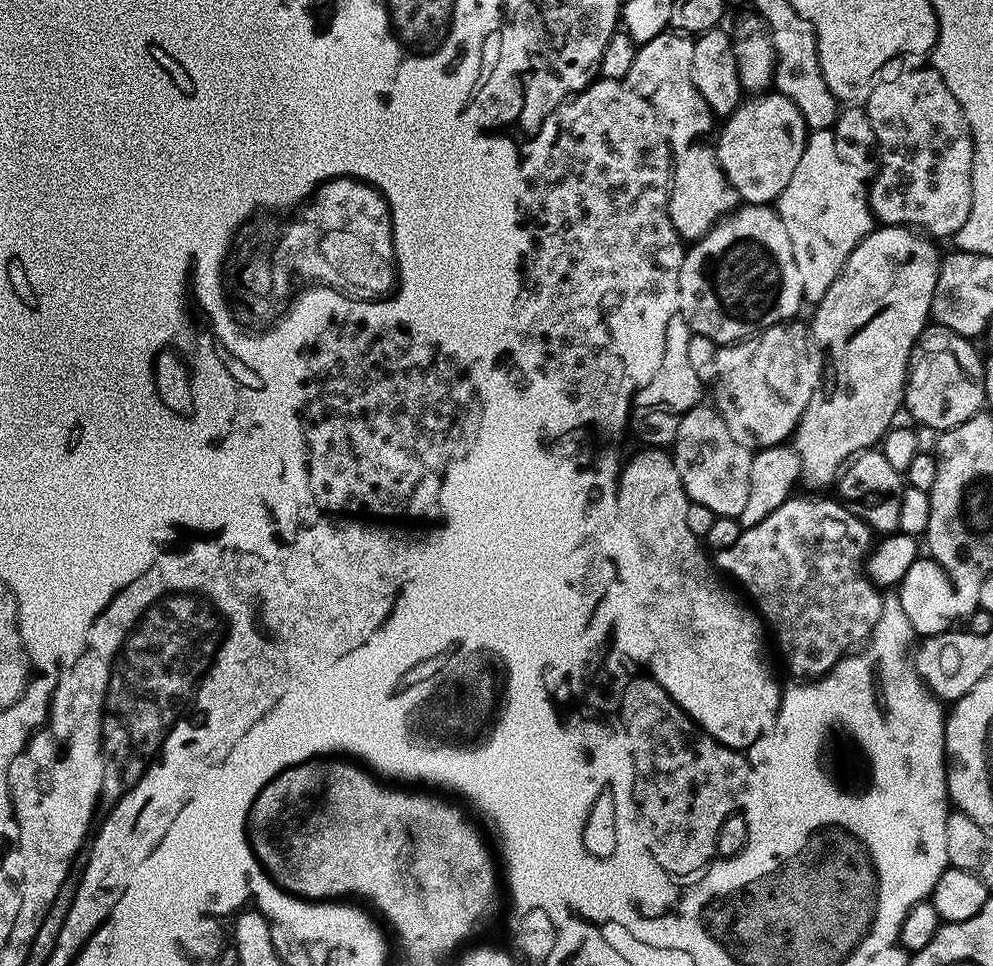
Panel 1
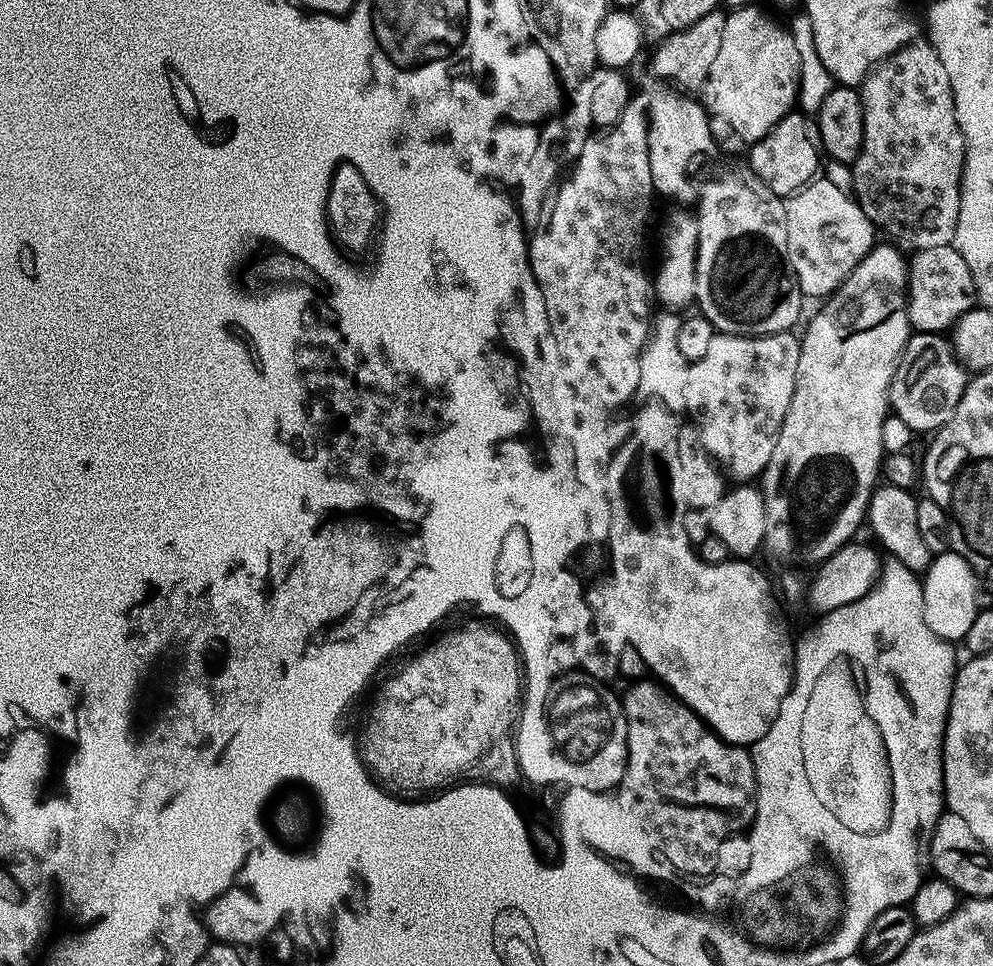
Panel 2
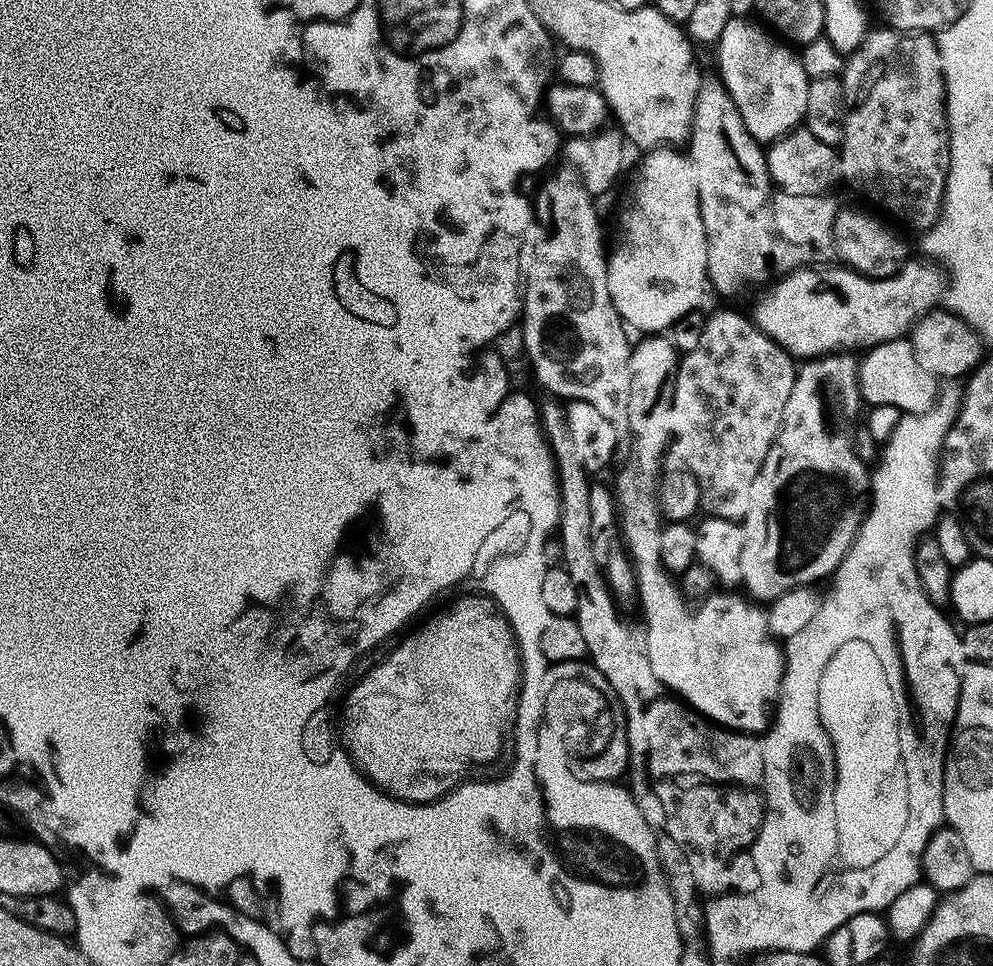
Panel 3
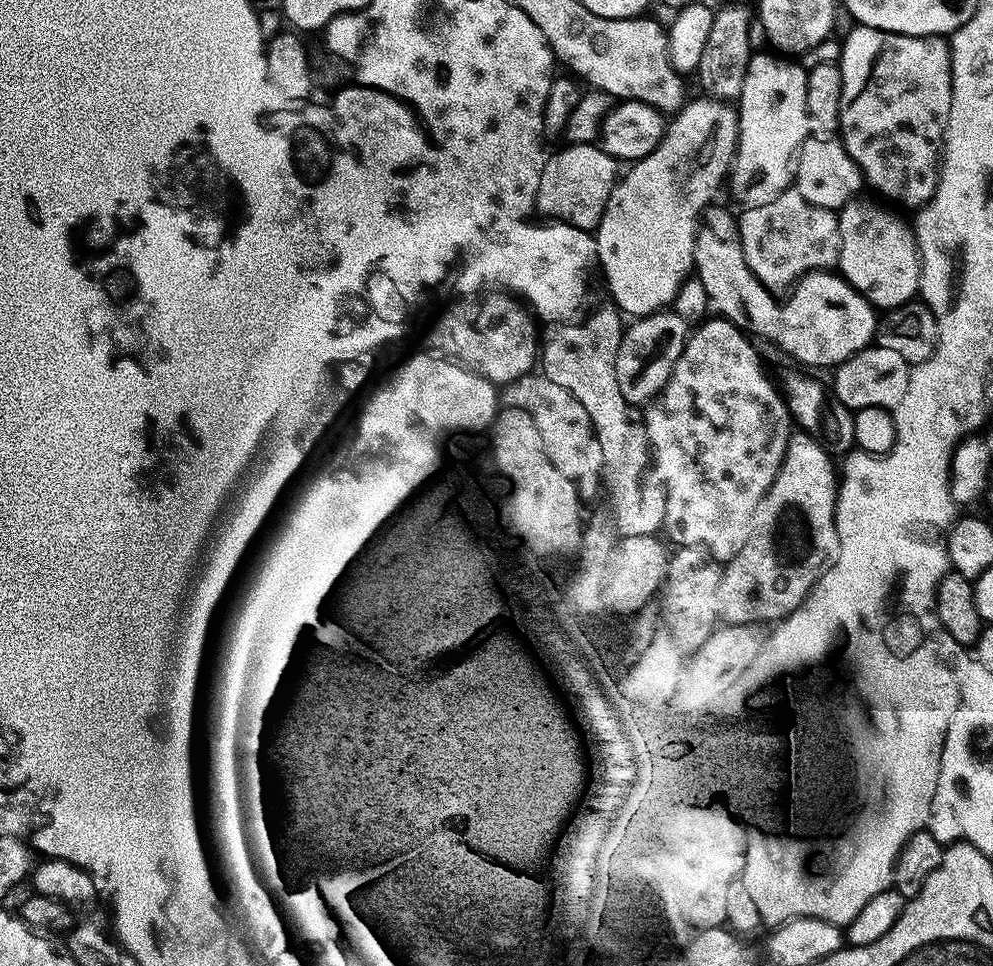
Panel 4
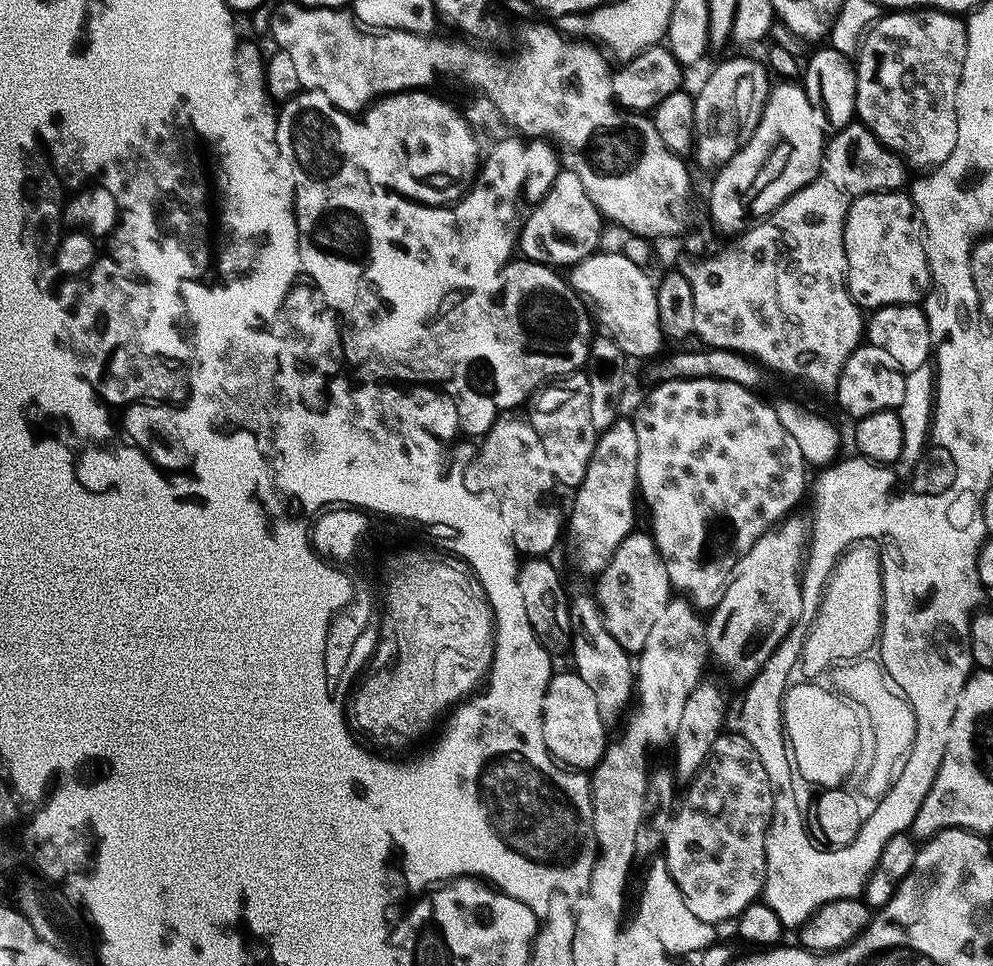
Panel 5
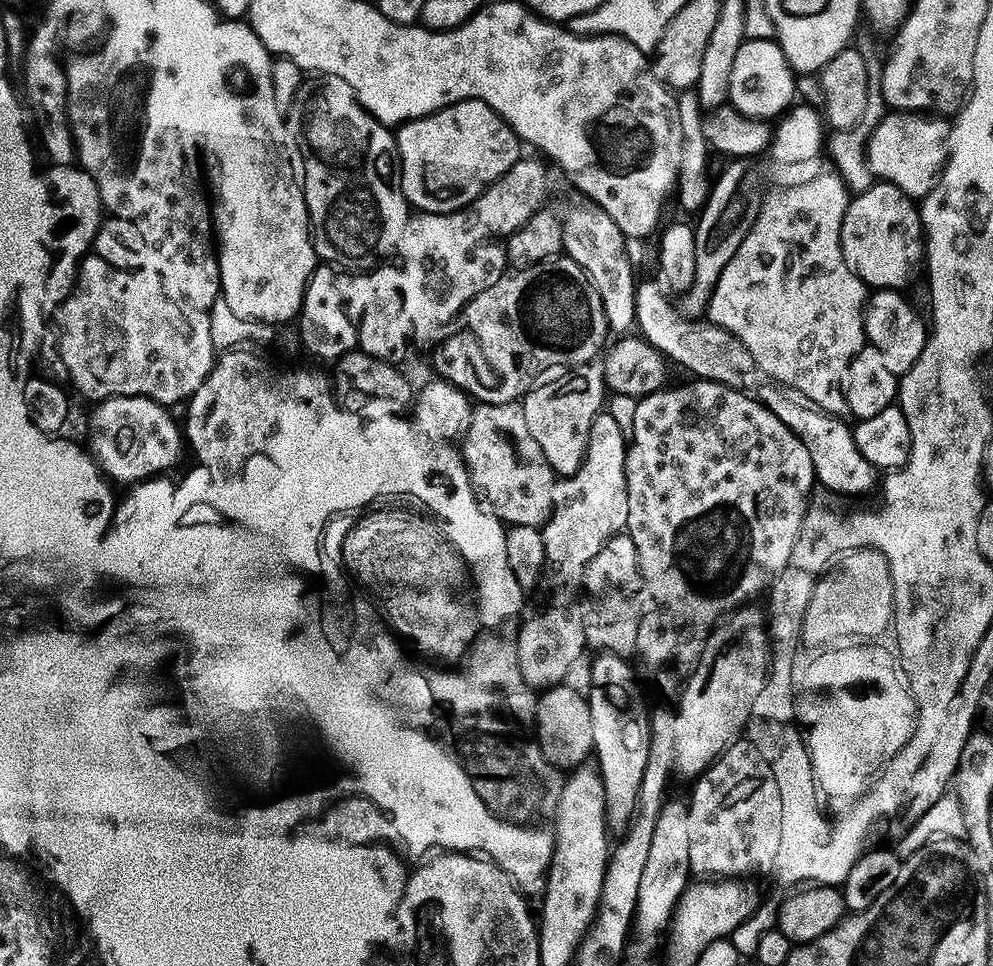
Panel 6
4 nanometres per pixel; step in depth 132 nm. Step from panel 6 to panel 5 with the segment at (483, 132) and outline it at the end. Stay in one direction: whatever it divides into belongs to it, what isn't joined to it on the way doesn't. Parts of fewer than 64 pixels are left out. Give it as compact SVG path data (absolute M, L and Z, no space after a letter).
M428 90L393 92L389 96L373 100L363 109L355 125L355 132L364 132L364 140L360 140L360 164L364 164L368 172L376 172L380 180L396 184L407 197L420 197L435 205L450 205L461 195L460 184L467 185L475 177L482 163L482 144L480 148L475 130L454 105L447 104L430 93L432 92Z

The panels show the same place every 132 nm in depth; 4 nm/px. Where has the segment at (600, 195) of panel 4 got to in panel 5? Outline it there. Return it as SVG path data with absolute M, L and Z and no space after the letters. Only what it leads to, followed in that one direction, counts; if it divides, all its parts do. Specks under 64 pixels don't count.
M561 170L554 184L544 198L534 204L532 213L525 215L518 237L518 248L523 259L533 260L536 264L549 266L571 266L586 259L599 249L599 236L602 227L600 211L590 202L586 186L576 174Z

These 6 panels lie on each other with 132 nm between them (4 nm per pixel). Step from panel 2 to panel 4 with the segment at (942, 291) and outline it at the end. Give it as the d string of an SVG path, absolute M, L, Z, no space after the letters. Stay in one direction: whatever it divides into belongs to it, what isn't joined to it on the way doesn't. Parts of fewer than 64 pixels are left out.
M718 204L708 205L701 215L692 261L695 275L706 290L708 313L730 321L746 334L752 336L758 334L804 364L822 368L839 367L841 362L849 360L856 352L869 347L877 335L877 309L868 303L858 289L852 288L843 276L827 269L805 272L792 286L794 292L785 304L780 304L772 296L774 294L771 289L761 283L745 262L737 217L734 214L732 216L730 211Z

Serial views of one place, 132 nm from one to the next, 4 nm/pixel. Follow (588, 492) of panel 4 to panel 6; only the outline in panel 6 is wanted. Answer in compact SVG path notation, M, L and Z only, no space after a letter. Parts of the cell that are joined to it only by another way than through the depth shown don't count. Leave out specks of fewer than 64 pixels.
M596 366L569 371L572 372L569 376L560 376L557 380L545 379L537 383L522 400L526 426L534 442L538 442L542 454L546 454L546 462L552 467L553 473L560 478L572 476L578 470L588 448L590 426L605 407L604 374L599 367L592 367Z

